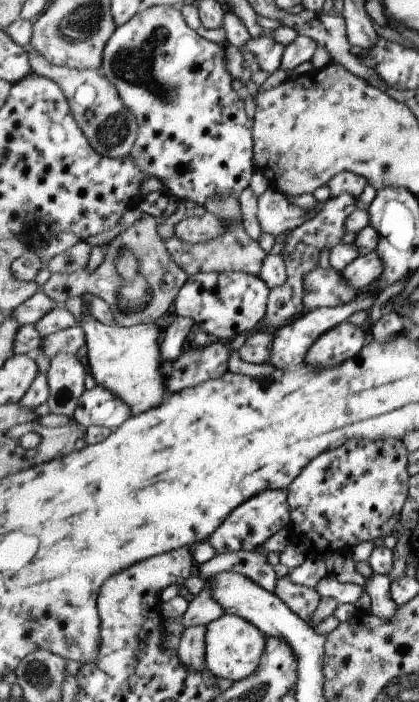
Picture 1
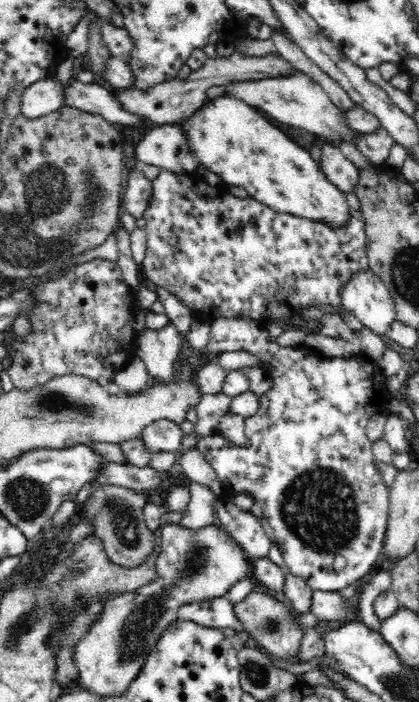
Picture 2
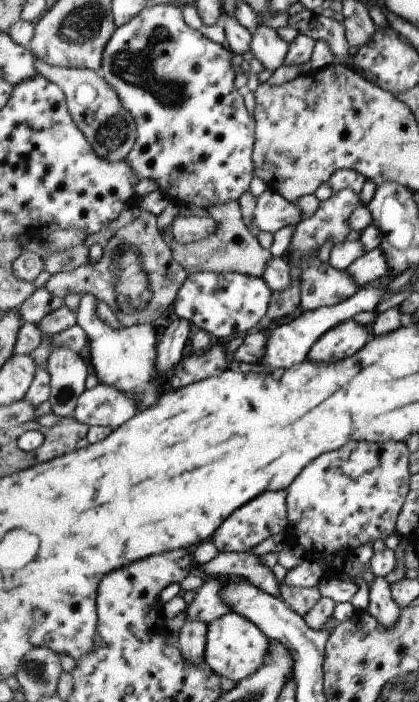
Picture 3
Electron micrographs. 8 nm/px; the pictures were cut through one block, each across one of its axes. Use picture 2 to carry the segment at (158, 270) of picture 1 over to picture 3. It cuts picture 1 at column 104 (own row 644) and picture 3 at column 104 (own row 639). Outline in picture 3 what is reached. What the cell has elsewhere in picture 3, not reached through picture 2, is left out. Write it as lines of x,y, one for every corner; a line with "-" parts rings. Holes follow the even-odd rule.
141,210
140,216
132,223
121,227
110,241
104,247
105,256
97,264
81,266
80,269
73,272
60,272
50,276
44,287
57,298
63,298
65,294
75,292
75,294
84,295
85,293
93,294
100,302
107,302
117,314
119,322
125,328
131,328
133,325
140,325
157,320
159,316
168,314
168,308
173,308
177,295
181,287
188,280
188,270
181,266
180,262
173,256
173,250
161,236
157,228
157,215
151,212

